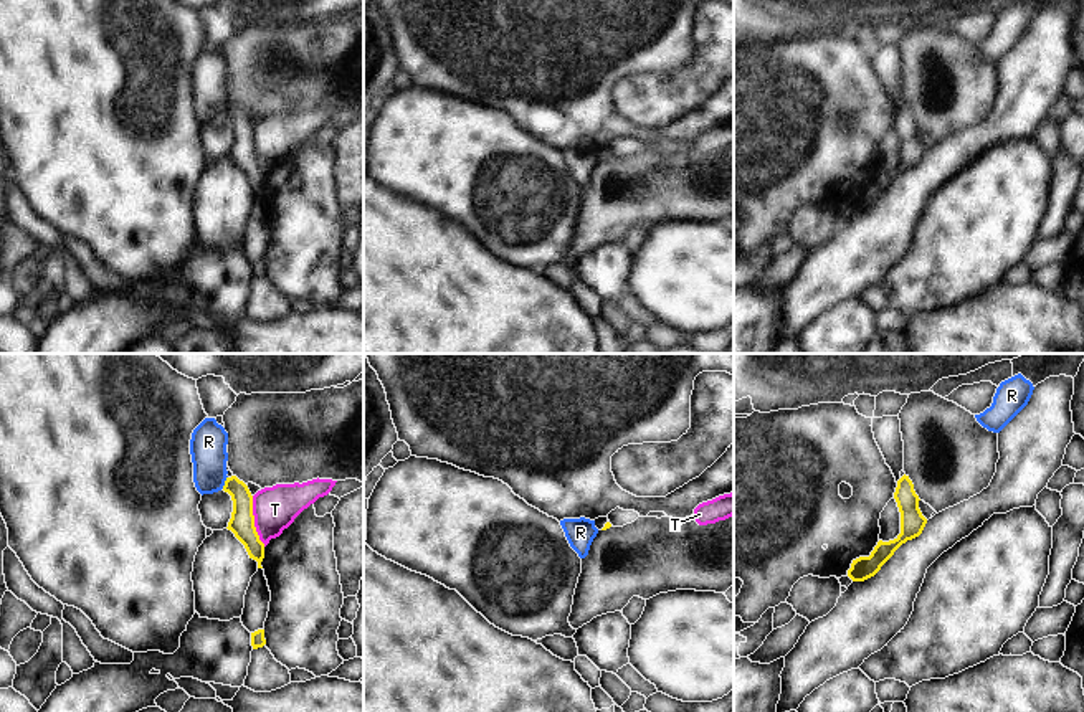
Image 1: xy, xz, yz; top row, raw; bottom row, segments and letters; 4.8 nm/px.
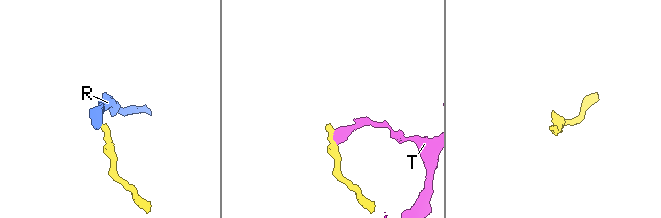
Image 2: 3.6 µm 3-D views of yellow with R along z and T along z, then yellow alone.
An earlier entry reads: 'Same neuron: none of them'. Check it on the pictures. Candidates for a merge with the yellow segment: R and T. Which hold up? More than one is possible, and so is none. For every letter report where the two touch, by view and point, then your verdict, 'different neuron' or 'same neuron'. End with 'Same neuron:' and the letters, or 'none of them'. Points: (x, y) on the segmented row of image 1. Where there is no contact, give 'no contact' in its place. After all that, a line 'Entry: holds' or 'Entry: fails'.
R: xy (225, 483) | different neuron
T: xy (253, 521) | different neuron
Same neuron: none of them
Entry: holds

